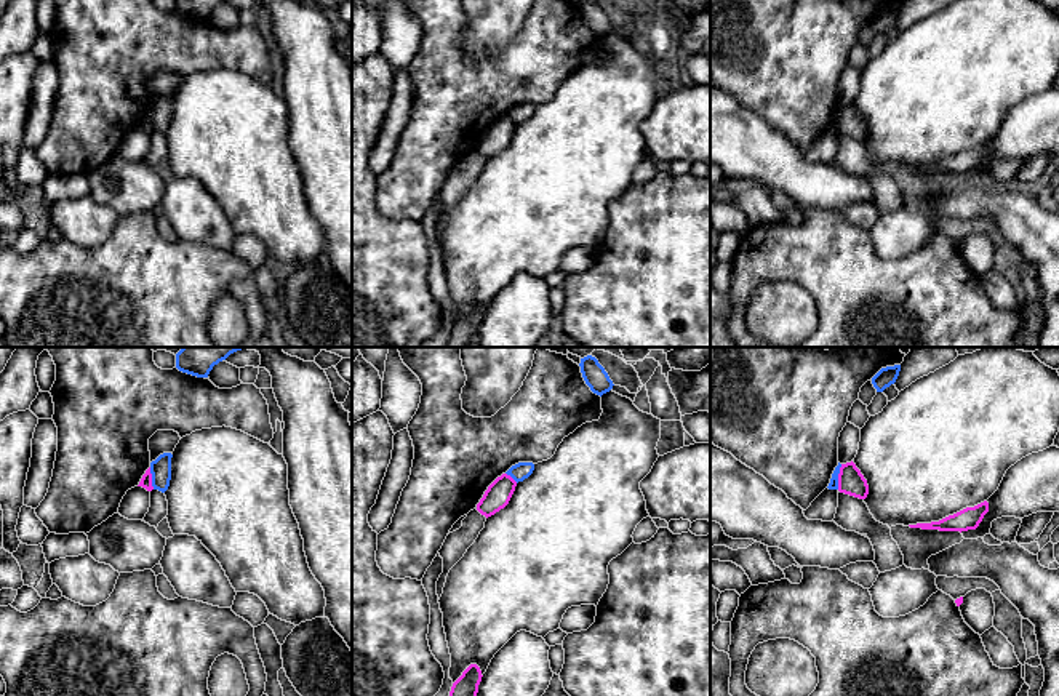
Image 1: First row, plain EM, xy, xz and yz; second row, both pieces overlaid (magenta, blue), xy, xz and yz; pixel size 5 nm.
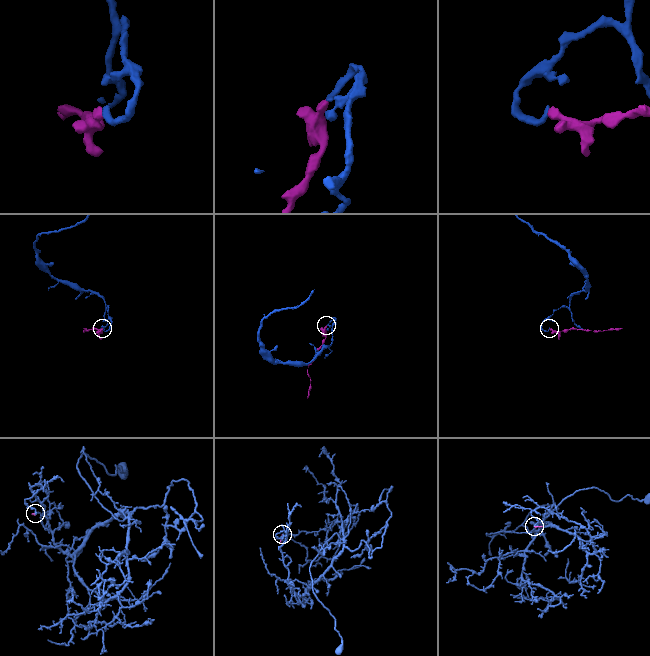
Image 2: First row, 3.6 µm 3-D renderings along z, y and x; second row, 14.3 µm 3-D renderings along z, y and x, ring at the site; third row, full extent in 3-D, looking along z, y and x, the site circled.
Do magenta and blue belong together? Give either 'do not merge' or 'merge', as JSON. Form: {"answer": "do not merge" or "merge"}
{"answer": "do not merge"}

